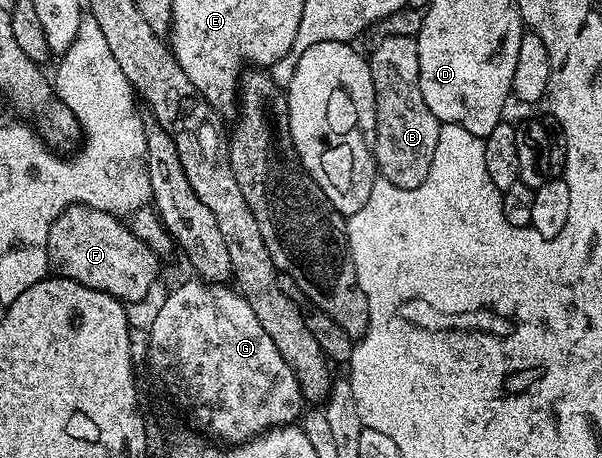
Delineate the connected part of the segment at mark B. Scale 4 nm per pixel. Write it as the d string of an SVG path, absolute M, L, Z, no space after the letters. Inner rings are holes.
M416 37L386 38L371 49L368 65L376 95L376 135L372 140L372 153L376 155L379 175L399 188L416 187L424 181L434 162L441 125L422 98Z

